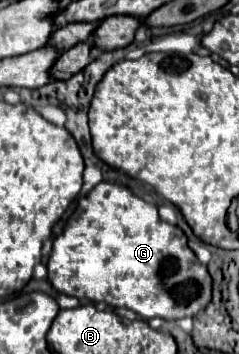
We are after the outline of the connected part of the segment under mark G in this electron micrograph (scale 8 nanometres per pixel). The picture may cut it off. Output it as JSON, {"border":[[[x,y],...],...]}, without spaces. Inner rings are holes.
{"border":[[[108,181],[98,183],[88,195],[78,199],[62,235],[52,245],[48,281],[58,293],[126,307],[144,319],[194,317],[208,305],[212,293],[210,273],[198,263],[186,243],[186,235],[176,225],[162,221],[154,205],[136,197],[130,189]],[[188,279],[200,279],[200,295],[198,287],[188,283]]]}

